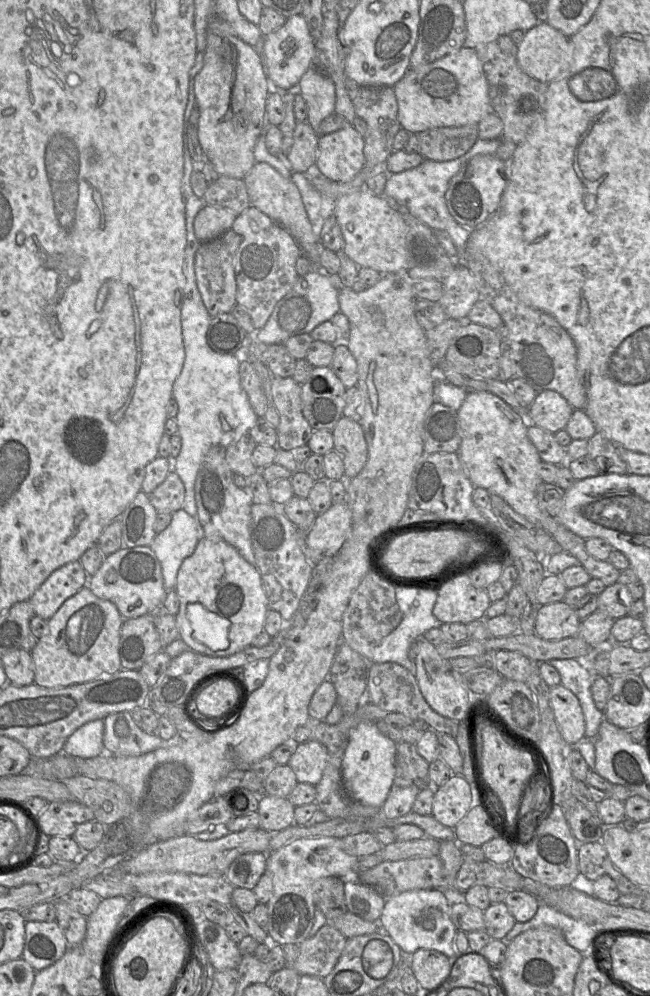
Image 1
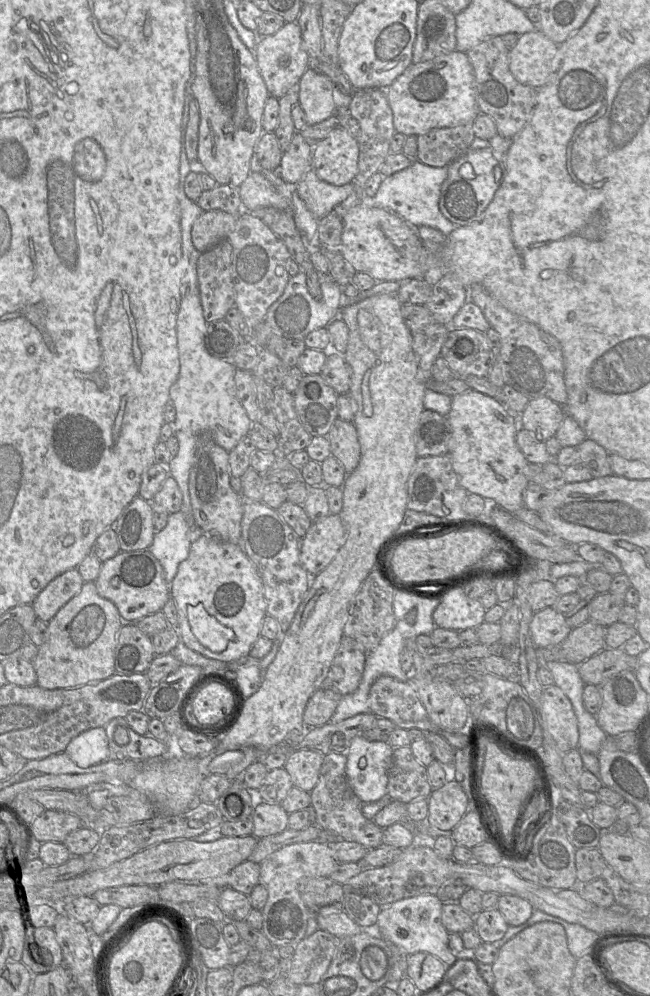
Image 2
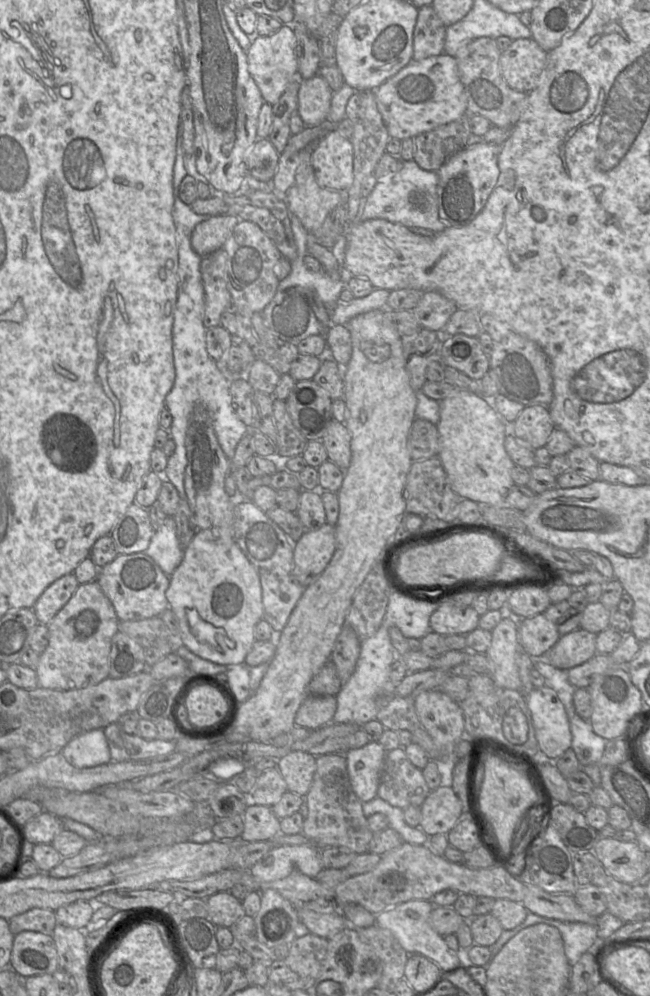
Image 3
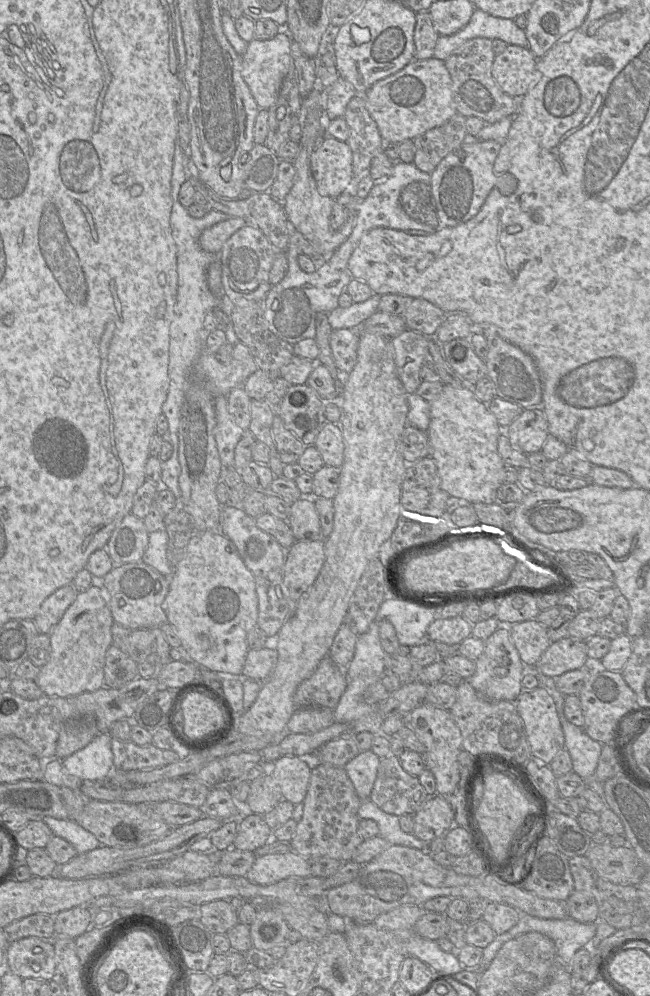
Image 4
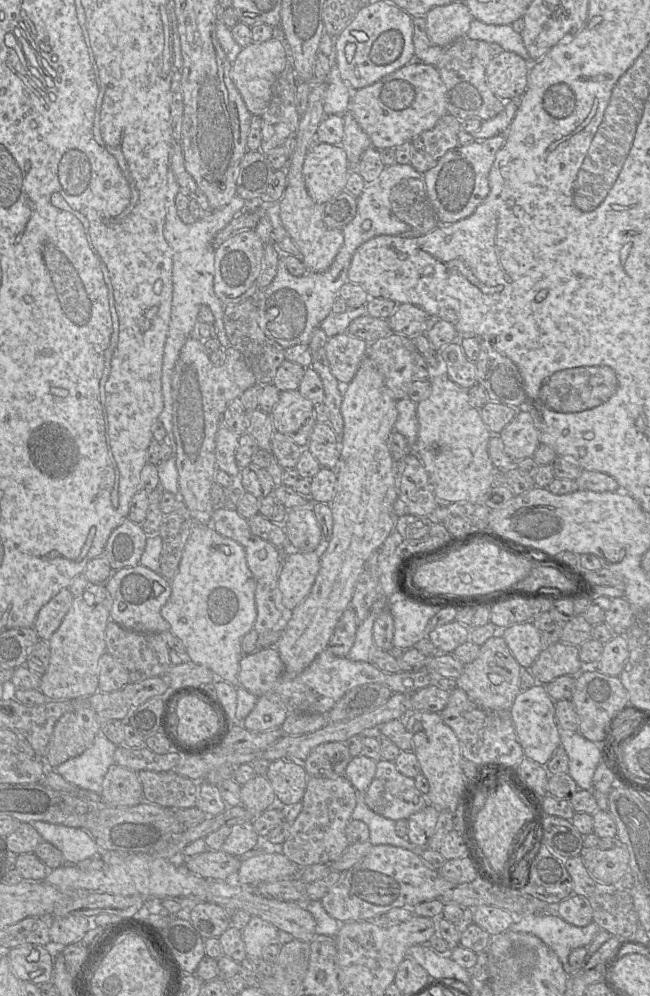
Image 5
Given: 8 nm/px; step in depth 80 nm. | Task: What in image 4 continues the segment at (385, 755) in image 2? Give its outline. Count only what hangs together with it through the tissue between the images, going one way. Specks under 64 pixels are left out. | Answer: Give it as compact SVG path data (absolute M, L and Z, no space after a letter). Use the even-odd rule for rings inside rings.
M367 750L360 752L344 766L361 800L369 799L377 777L380 761L381 758L371 750Z

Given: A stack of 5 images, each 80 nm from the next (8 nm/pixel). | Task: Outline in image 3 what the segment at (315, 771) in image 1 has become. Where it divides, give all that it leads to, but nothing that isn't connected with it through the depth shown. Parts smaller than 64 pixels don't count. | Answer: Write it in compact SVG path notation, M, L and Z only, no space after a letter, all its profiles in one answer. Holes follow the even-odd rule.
M290 751L278 760L277 769L287 784L287 790L305 797L316 771L316 756L303 751Z

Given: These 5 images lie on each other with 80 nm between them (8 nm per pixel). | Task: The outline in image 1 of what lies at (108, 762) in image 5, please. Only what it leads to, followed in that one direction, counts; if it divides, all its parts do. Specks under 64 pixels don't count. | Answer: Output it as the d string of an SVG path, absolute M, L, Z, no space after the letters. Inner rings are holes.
M104 720L90 721L79 727L65 742L63 753L71 757L94 758L105 752Z

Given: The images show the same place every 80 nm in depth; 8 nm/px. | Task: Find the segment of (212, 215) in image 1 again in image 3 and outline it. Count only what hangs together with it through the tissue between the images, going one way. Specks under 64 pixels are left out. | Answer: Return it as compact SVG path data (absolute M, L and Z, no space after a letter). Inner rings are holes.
M221 214L198 223L191 236L192 248L201 257L223 248L239 221L233 215Z

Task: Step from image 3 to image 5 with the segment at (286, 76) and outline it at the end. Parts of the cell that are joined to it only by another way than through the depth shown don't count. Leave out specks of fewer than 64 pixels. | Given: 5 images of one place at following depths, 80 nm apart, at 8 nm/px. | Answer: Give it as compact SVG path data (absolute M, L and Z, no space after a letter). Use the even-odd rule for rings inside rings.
M279 37L264 42L251 42L242 48L232 62L230 77L252 115L261 116L269 106L273 86L285 68L286 62L286 51Z

